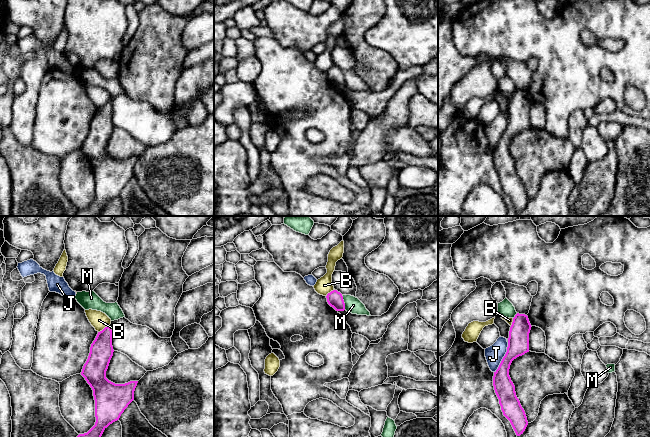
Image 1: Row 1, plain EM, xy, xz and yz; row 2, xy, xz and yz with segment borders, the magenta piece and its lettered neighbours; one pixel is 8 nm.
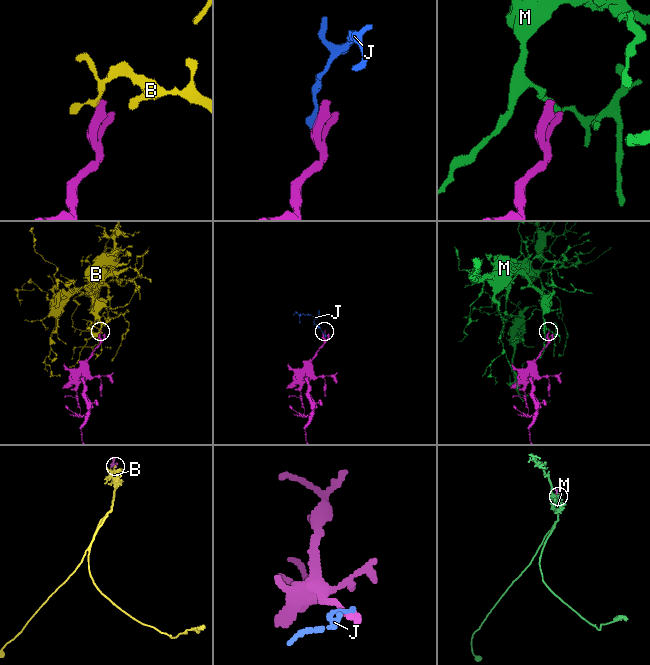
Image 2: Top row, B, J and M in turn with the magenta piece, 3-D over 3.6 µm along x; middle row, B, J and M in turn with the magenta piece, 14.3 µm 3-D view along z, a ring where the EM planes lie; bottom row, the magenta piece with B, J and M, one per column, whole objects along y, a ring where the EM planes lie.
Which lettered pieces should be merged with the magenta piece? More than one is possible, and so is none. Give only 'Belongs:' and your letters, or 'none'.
Belongs: none

